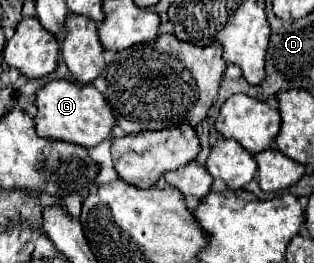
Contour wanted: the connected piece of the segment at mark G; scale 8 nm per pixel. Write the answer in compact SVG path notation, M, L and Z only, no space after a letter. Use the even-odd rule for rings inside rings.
M64 79L50 81L46 87L40 89L40 95L36 97L36 107L38 117L34 119L34 123L40 137L68 141L82 147L94 147L104 139L110 139L116 127L116 117L108 107L106 97L94 85L78 85Z

